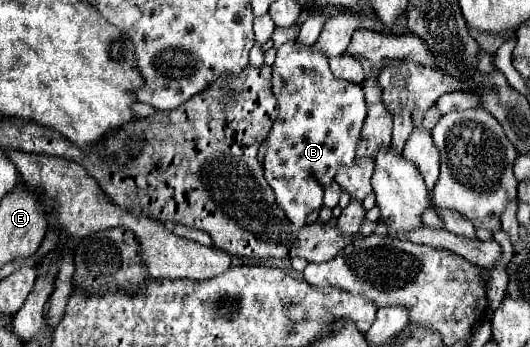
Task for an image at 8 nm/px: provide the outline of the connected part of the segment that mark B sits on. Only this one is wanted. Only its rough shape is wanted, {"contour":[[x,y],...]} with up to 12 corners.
{"contour":[[276,49],[280,113],[264,175],[304,227],[322,186],[354,161],[366,117],[360,85],[328,57]]}

